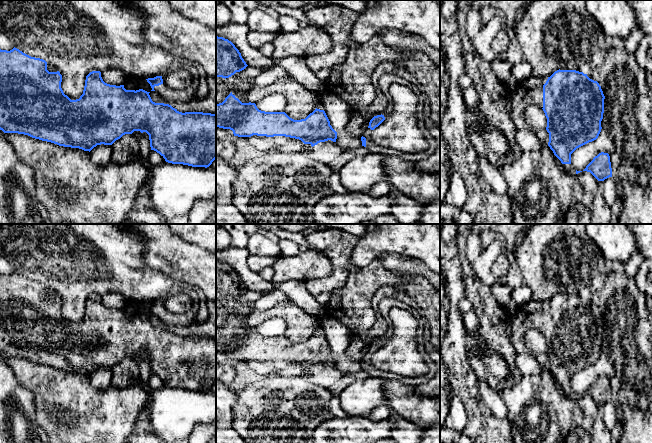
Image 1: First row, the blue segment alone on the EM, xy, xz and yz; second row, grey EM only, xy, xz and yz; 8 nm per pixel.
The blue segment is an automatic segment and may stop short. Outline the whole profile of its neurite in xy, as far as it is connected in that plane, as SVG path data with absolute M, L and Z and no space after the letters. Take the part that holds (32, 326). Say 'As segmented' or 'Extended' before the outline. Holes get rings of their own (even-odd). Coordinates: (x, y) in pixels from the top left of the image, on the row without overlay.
As segmented. M15 271L10 275L0 273L0 354L4 357L24 358L35 363L57 368L59 370L79 372L89 376L97 369L112 369L123 359L132 358L134 355L140 355L141 357L146 356L149 359L151 374L159 377L168 387L207 392L216 383L216 338L203 336L179 336L169 328L153 326L149 319L150 316L143 313L136 315L126 314L124 309L116 310L105 307L101 301L100 295L92 295L86 300L83 318L76 324L71 324L64 318L61 312L61 306L62 299L60 296L49 296L47 294L47 286L45 284L31 281Z

